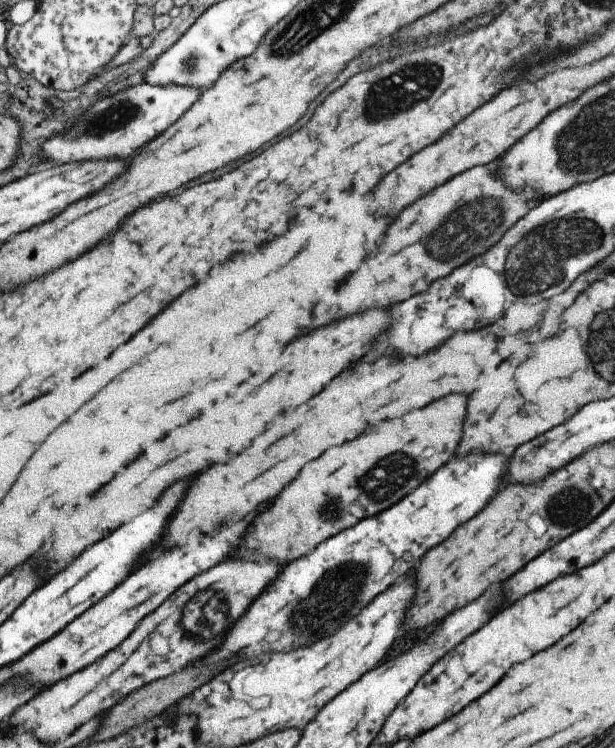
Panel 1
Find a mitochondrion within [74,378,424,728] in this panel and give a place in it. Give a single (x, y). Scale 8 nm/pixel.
(338, 592)

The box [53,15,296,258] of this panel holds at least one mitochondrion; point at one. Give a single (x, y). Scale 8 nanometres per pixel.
(112, 119)

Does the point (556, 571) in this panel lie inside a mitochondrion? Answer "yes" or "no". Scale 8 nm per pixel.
no

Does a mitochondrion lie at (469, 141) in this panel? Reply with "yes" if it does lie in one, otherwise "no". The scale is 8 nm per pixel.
no

